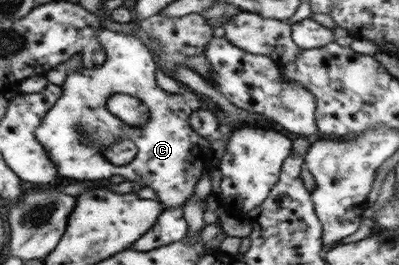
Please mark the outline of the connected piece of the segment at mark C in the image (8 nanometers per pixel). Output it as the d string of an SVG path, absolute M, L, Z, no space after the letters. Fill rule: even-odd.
M103 28L96 32L96 40L103 48L104 63L97 68L68 71L59 86L60 98L46 111L34 130L35 140L46 150L57 176L100 180L116 174L151 188L163 208L182 206L193 194L203 169L209 167L212 152L208 140L191 130L189 114L202 108L217 111L216 104L209 97L201 97L192 90L184 89L175 95L162 90L156 84L154 73L158 68L145 40ZM113 94L138 98L148 109L148 122L142 126L128 126L110 114L105 102ZM80 137L84 137L83 141ZM120 139L131 140L137 152L130 162L112 166L100 150Z

